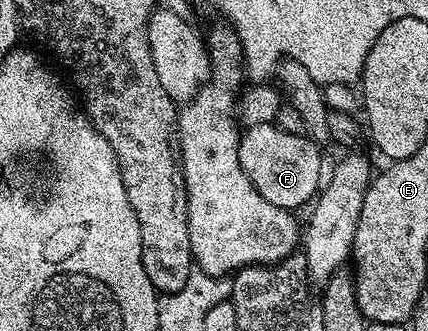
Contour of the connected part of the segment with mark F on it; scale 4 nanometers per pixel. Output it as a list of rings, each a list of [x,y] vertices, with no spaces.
[[[276,123],[248,126],[237,146],[239,163],[254,187],[275,207],[290,211],[297,211],[304,201],[312,202],[322,184],[321,153],[317,149],[318,142],[300,132],[281,129]]]

